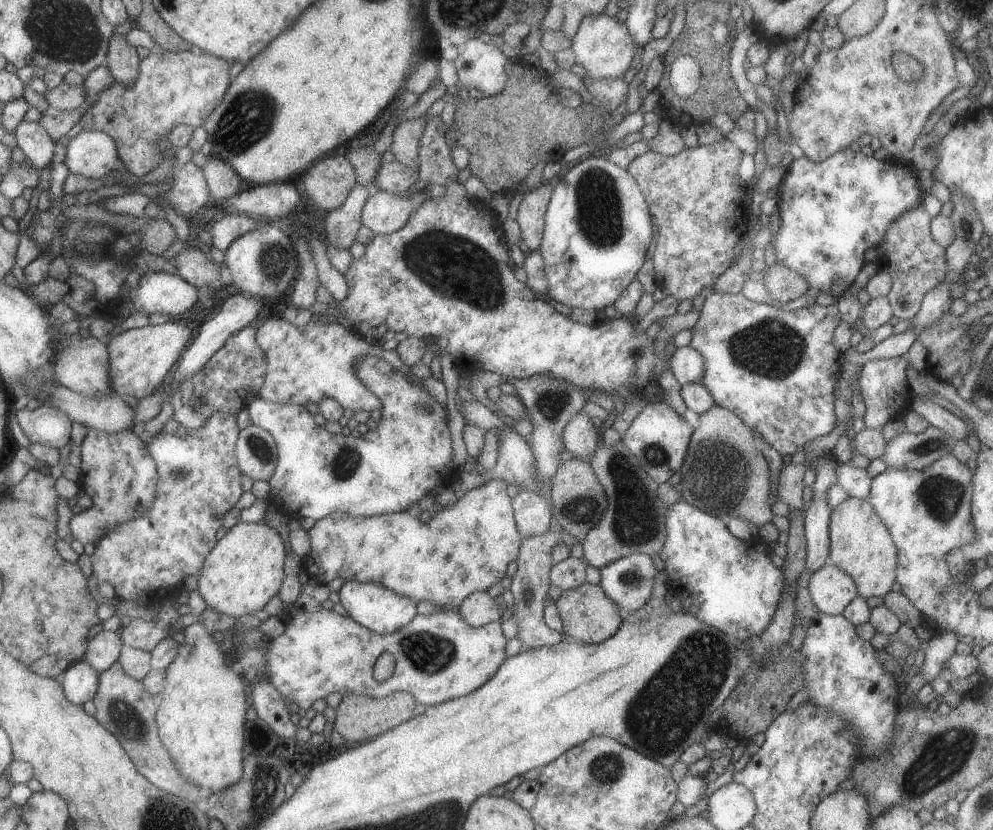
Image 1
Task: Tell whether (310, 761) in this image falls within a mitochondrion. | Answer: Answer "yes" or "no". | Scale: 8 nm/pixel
no

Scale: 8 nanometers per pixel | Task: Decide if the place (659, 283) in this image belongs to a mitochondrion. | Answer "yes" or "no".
no

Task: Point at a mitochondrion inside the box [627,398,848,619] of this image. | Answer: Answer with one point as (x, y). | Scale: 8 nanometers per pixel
(713, 480)

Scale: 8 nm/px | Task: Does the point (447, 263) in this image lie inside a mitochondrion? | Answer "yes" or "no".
yes

